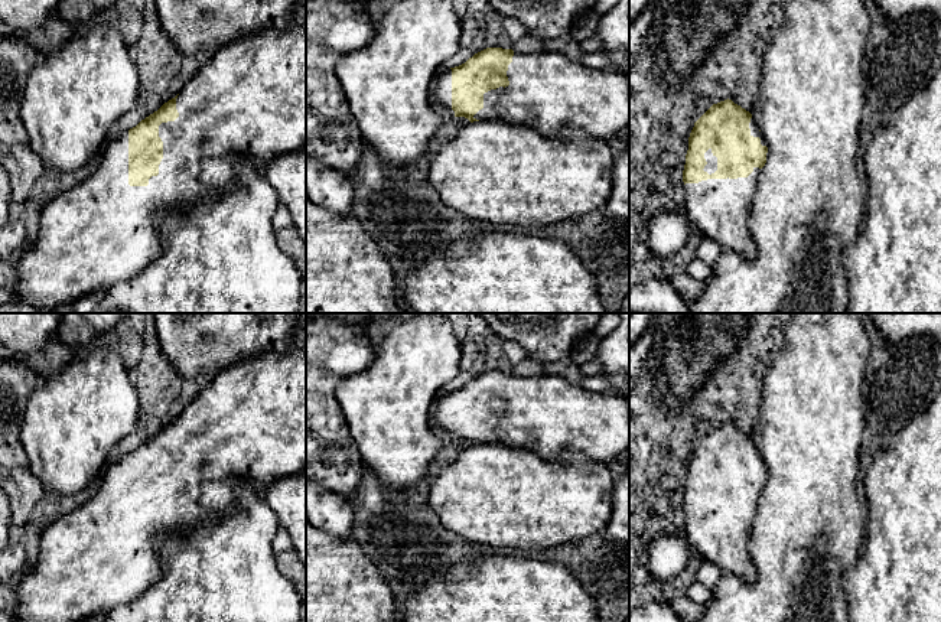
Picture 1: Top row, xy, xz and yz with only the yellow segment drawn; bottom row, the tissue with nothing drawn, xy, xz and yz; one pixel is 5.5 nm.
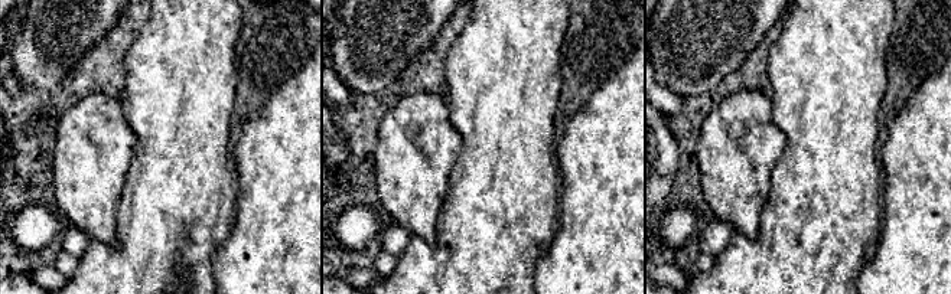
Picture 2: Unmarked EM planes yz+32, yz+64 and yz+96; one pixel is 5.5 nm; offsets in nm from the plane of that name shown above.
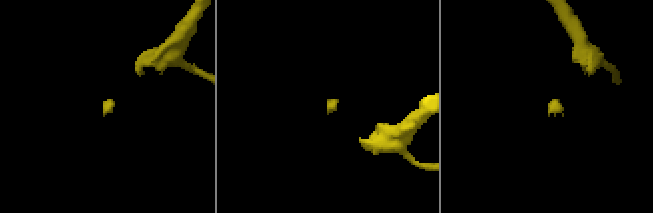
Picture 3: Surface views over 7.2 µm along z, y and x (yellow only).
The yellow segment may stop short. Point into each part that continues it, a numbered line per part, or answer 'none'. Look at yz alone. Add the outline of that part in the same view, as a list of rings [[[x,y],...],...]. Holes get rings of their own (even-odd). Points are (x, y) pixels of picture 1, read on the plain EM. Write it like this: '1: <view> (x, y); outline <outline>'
1: yz (716, 531); outline [[[753,491],[748,501],[686,507],[687,543],[691,553],[712,561],[722,571],[755,583],[758,573],[749,554],[749,541],[759,495],[759,491]]]

